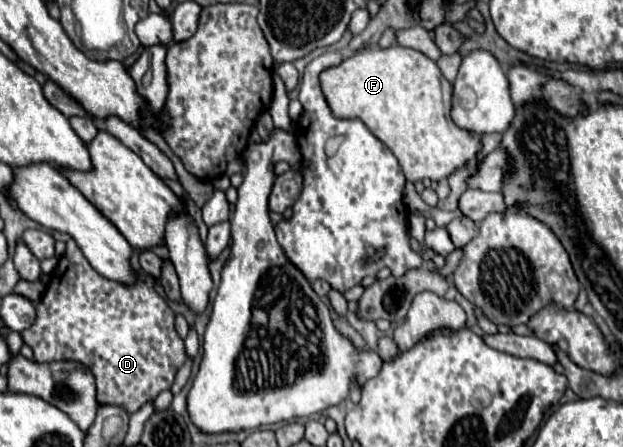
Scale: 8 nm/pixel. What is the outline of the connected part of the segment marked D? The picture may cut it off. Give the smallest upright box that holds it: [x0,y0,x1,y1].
[23,239,185,413]

